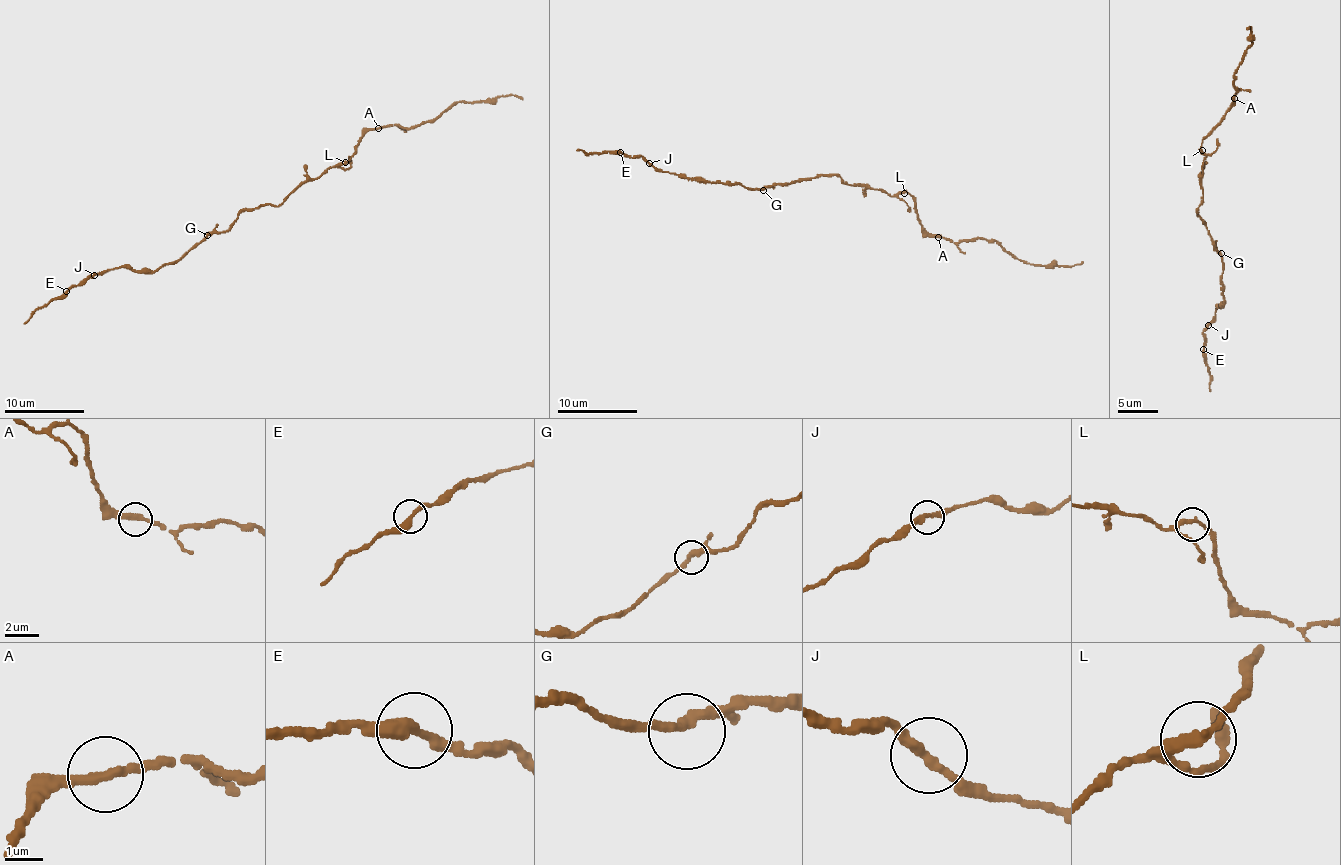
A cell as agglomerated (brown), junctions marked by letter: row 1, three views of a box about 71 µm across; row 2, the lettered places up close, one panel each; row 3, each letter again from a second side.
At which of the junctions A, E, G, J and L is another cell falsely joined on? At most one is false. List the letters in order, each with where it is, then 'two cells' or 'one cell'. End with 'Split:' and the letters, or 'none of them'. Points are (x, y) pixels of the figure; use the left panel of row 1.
A: at (378, 128); one cell
E: at (66, 291); one cell
G: at (207, 235); one cell
J: at (94, 275); one cell
L: at (345, 162); one cell
Split: none of them

